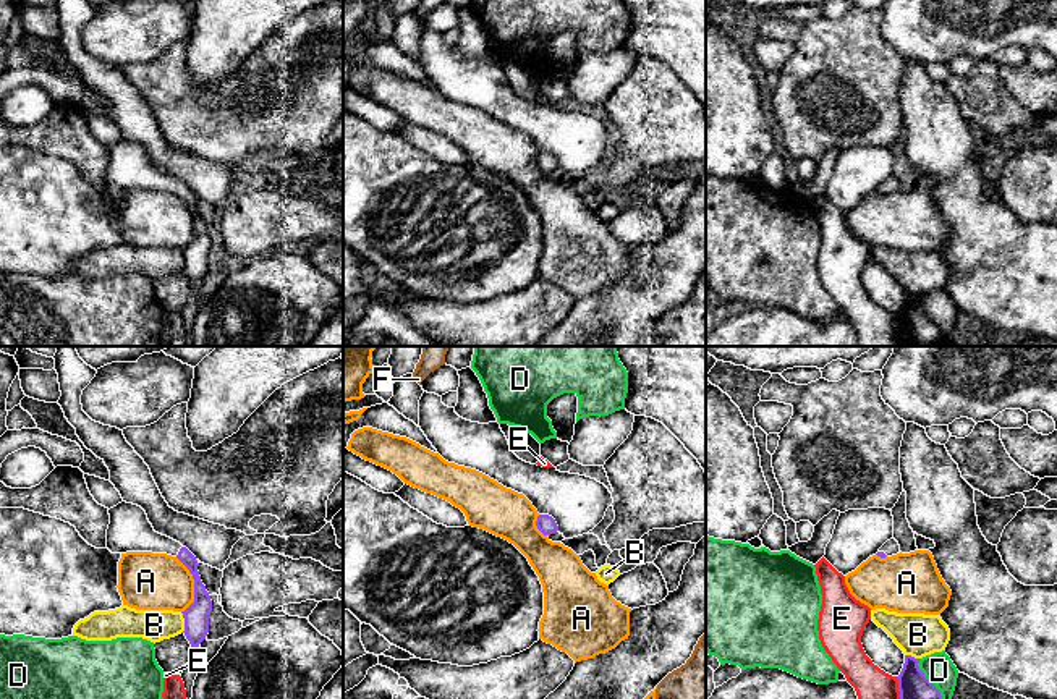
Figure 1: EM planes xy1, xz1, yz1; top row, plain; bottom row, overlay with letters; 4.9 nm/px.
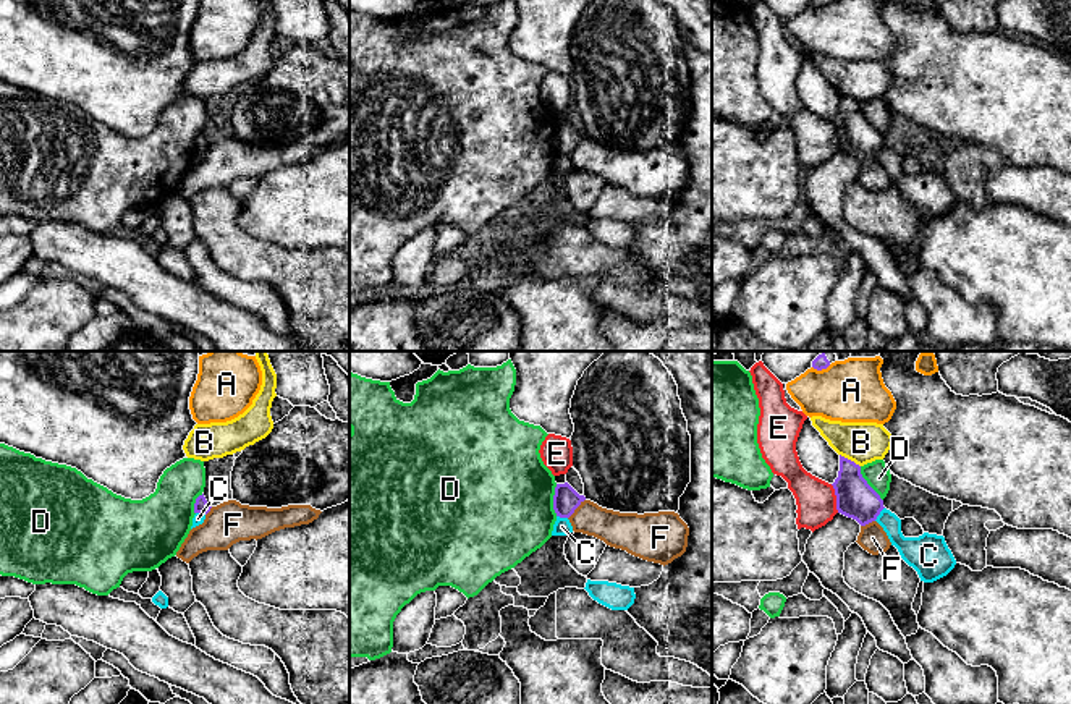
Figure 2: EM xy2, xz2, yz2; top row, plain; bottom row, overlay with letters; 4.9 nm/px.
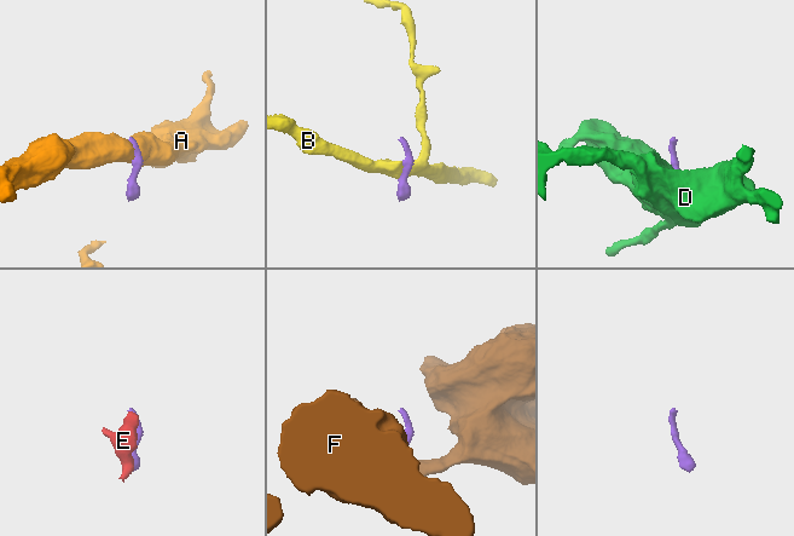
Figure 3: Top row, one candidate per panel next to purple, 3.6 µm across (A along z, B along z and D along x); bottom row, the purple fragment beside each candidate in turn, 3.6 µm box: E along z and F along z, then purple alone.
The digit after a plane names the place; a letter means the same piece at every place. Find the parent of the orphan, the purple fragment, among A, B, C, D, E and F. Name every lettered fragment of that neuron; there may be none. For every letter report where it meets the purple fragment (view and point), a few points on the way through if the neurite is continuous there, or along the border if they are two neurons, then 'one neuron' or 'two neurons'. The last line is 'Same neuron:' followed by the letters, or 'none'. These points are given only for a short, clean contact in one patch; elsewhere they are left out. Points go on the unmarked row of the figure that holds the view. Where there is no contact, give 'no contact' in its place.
A: xy1 (195, 222) | along xy1 (175, 194), (193, 217), (193, 240), (183, 249) | two neurons
B: xy1 (185, 259) | along xy1 (180, 249), (183, 269) | two neurons
C: yz2 (879, 151) | along yz2 (884, 144), (874, 157) | two neurons
D: yz1 (931, 321) | along yz1 (918, 296), (918, 306), (939, 329), (941, 343) | two neurons
E: yz2 (837, 136) | along yz2 (830, 122), (838, 149) | two neurons
F: xz2 (576, 144) | along xz2 (584, 136), (568, 156) | two neurons
Same neuron: none

